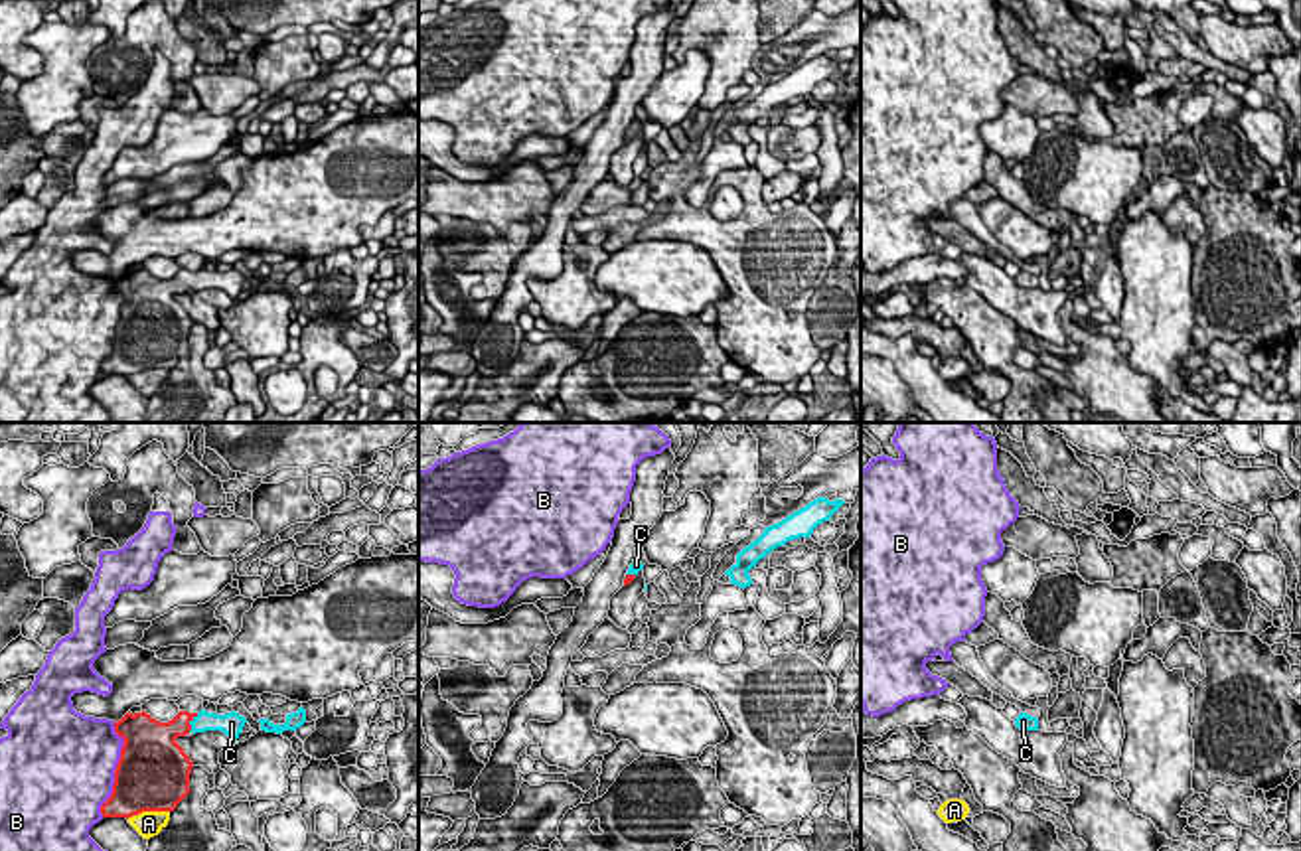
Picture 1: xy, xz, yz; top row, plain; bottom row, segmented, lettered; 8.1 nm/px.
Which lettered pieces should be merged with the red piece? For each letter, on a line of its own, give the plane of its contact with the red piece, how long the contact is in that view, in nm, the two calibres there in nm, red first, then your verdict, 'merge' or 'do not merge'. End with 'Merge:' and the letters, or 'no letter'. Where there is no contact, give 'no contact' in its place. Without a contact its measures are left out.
A: xy | 360 nm | 500/220 nm | do not merge
B: xy | 800 nm | 500/500 nm | do not merge
C: xy | 180 nm | 220/160 nm | merge
Merge: C

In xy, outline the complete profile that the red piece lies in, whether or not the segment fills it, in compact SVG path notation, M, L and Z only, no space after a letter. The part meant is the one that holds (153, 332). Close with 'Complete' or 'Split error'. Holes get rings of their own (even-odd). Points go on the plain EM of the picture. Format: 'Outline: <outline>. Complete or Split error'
Outline: M146 269L126 271L115 280L124 298L115 328L111 355L101 363L103 375L132 375L142 369L174 369L190 351L193 320L176 300L190 290L221 288L237 298L247 276L227 272L180 269L172 278L160 280Z. Split error

